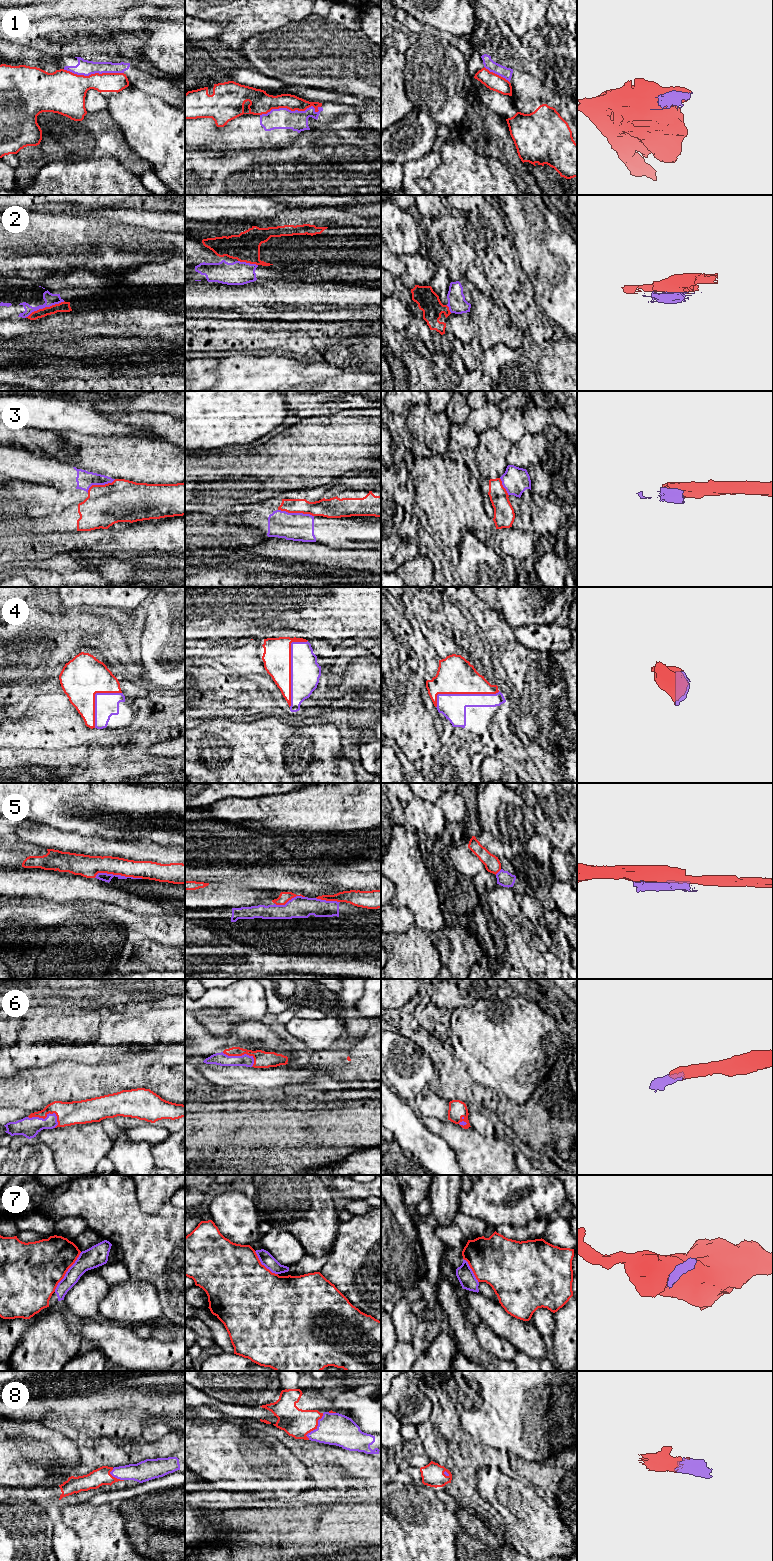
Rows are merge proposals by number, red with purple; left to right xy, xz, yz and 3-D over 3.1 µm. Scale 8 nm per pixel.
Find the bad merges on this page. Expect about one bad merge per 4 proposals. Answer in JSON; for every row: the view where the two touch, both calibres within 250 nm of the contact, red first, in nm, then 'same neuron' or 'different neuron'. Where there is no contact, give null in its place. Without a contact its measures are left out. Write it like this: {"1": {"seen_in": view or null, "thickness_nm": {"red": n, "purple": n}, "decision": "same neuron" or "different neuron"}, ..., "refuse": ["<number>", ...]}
{"1": {"seen_in": "xz", "thickness_nm": {"red": 180, "purple": 170}, "decision": "different neuron"}, "2": {"seen_in": "xy", "thickness_nm": {"red": 80, "purple": 100}, "decision": "different neuron"}, "3": {"seen_in": "xz", "thickness_nm": {"red": 140, "purple": 220}, "decision": "different neuron"}, "4": {"seen_in": "xz", "thickness_nm": {"red": 220, "purple": 240}, "decision": "same neuron"}, "5": {"seen_in": "xy", "thickness_nm": {"red": 180, "purple": 70}, "decision": "different neuron"}, "6": {"seen_in": "xy", "thickness_nm": {"red": 190, "purple": 160}, "decision": "same neuron"}, "7": {"seen_in": "xy", "thickness_nm": {"red": 440, "purple": 160}, "decision": "different neuron"}, "8": {"seen_in": "xz", "thickness_nm": {"red": 220, "purple": 260}, "decision": "same neuron"}, "refuse": ["1", "2", "3", "5", "7"]}

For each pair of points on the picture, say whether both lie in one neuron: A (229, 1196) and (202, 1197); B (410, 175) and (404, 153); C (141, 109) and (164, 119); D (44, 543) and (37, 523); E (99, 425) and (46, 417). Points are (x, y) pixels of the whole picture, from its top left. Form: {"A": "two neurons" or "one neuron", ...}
{"A": "two neurons", "B": "two neurons", "C": "one neuron", "D": "two neurons", "E": "one neuron"}

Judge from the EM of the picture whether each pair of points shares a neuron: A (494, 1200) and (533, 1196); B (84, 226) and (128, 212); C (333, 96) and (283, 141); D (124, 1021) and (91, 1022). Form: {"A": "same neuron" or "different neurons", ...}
{"A": "same neuron", "B": "different neurons", "C": "different neurons", "D": "same neuron"}

